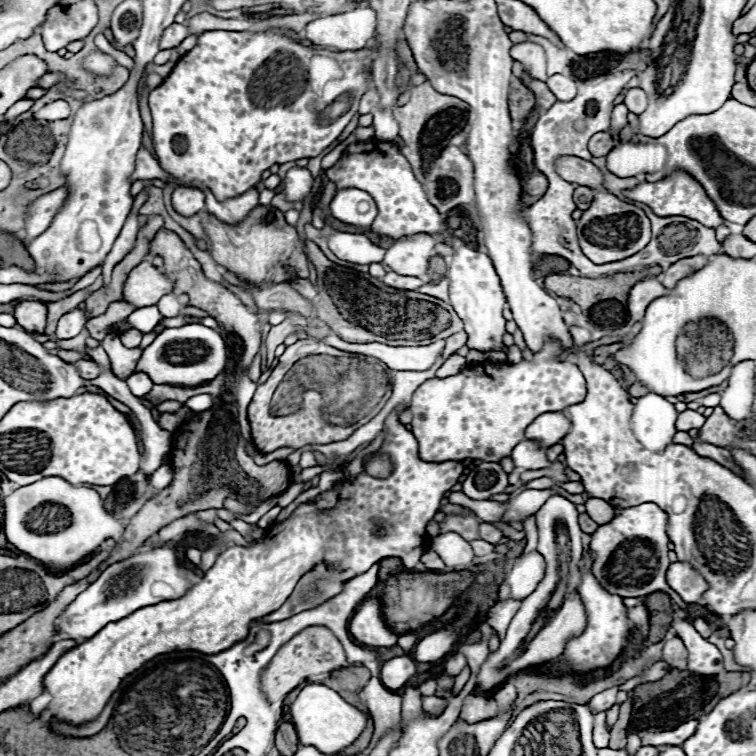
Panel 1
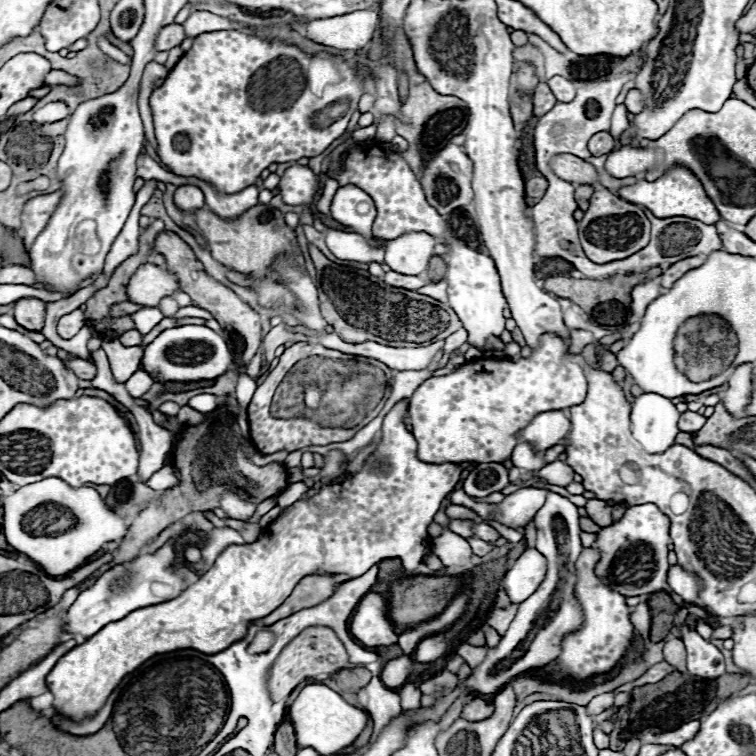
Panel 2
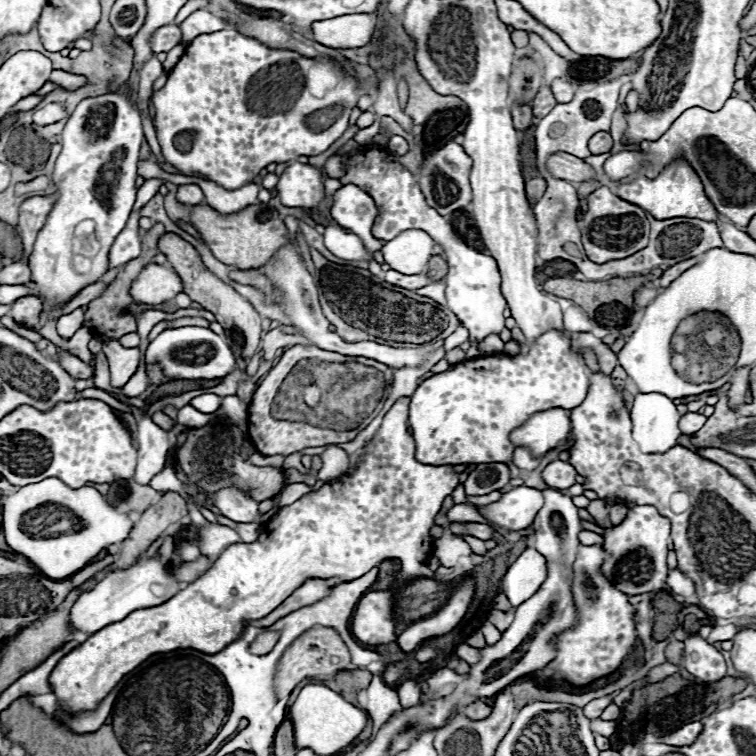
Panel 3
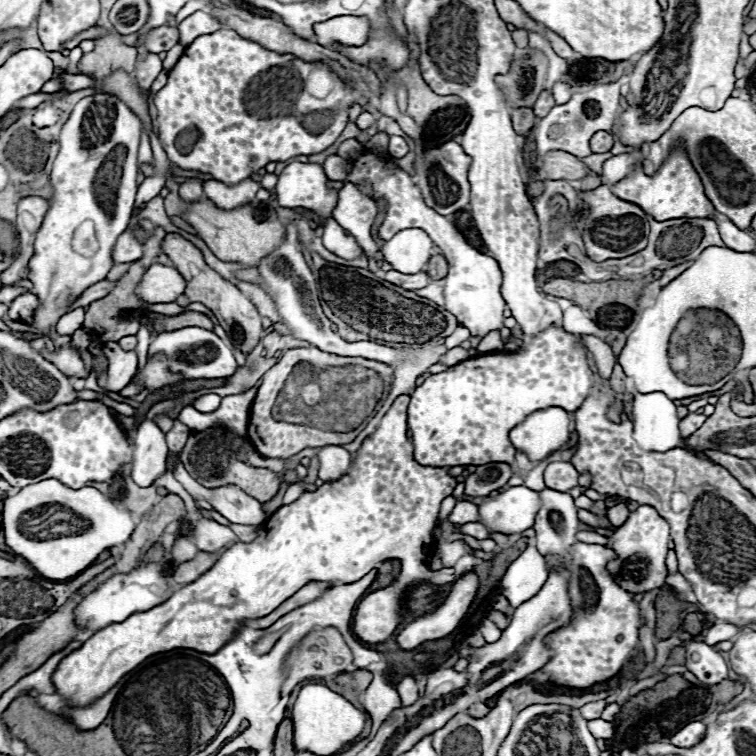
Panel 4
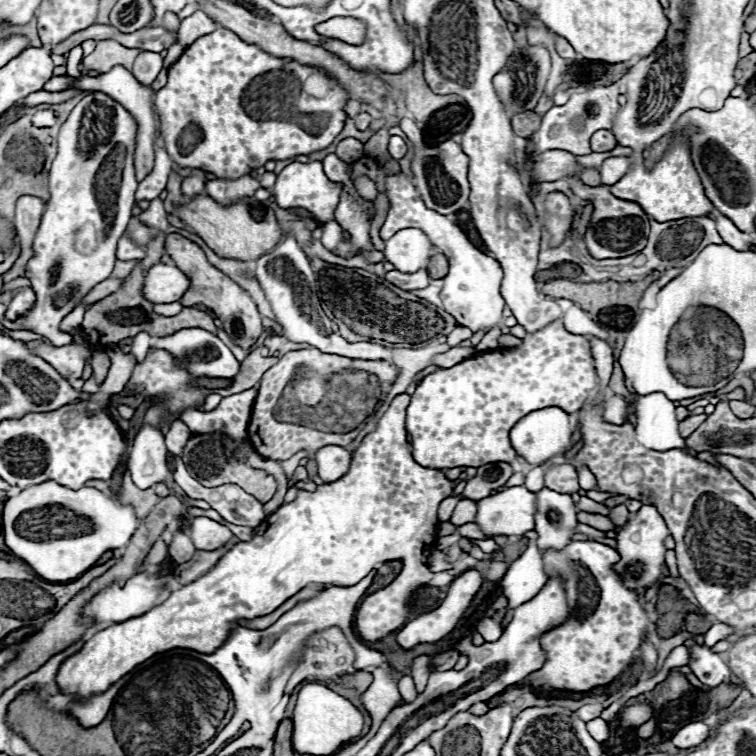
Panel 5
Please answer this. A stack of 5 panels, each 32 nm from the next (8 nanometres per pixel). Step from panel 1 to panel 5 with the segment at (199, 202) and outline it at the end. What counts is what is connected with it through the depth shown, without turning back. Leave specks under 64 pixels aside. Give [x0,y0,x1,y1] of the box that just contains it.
[180,170,206,198]

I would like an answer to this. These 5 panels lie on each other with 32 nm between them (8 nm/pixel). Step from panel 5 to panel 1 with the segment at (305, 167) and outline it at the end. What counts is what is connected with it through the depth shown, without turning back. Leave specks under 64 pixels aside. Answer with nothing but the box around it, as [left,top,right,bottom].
[282,168,314,200]

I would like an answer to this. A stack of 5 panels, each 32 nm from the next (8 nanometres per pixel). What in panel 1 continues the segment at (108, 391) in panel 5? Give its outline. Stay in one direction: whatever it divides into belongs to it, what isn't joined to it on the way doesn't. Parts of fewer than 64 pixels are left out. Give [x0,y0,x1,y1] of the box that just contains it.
[100,334,142,380]

